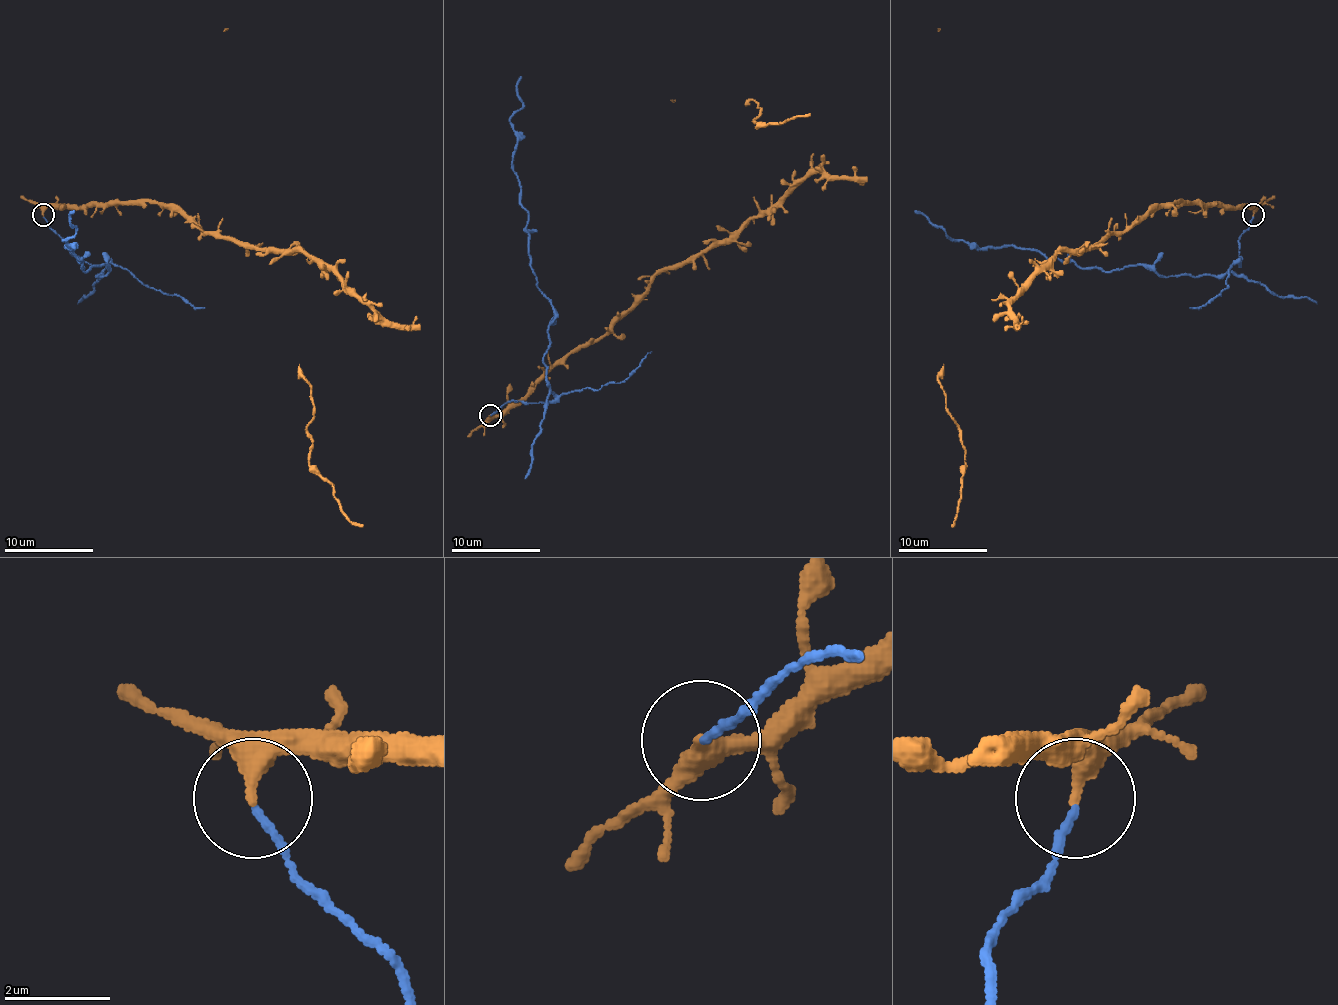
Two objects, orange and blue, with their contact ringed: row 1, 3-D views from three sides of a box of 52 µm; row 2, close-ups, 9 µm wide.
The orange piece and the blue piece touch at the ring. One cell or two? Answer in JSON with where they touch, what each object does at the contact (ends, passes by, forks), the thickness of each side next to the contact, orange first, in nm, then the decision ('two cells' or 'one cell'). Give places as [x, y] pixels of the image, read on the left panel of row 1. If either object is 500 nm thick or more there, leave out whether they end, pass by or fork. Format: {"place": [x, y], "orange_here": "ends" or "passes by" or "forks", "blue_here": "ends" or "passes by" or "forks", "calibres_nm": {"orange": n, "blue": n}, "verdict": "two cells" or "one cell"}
{"place": [43, 215], "orange_here": "ends", "blue_here": "ends", "calibres_nm": {"orange": 360, "blue": 130}, "verdict": "two cells"}

